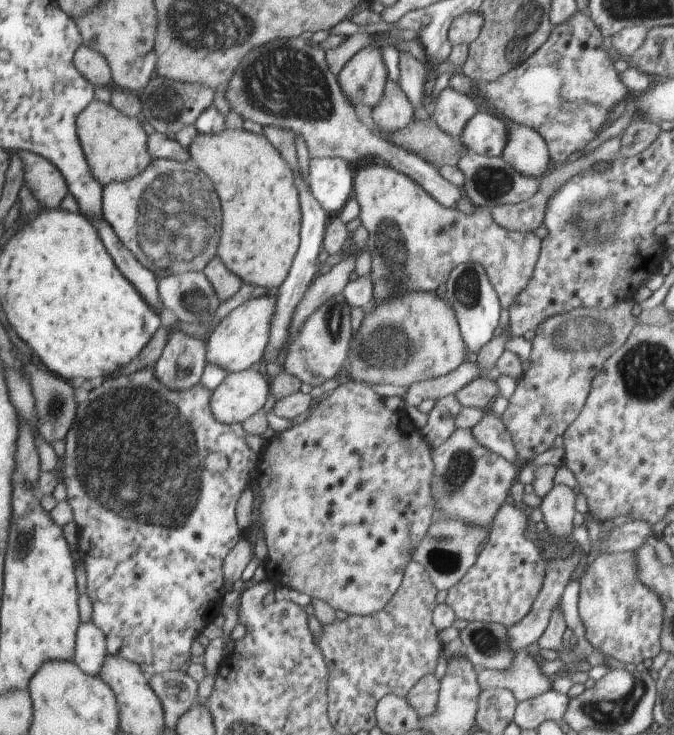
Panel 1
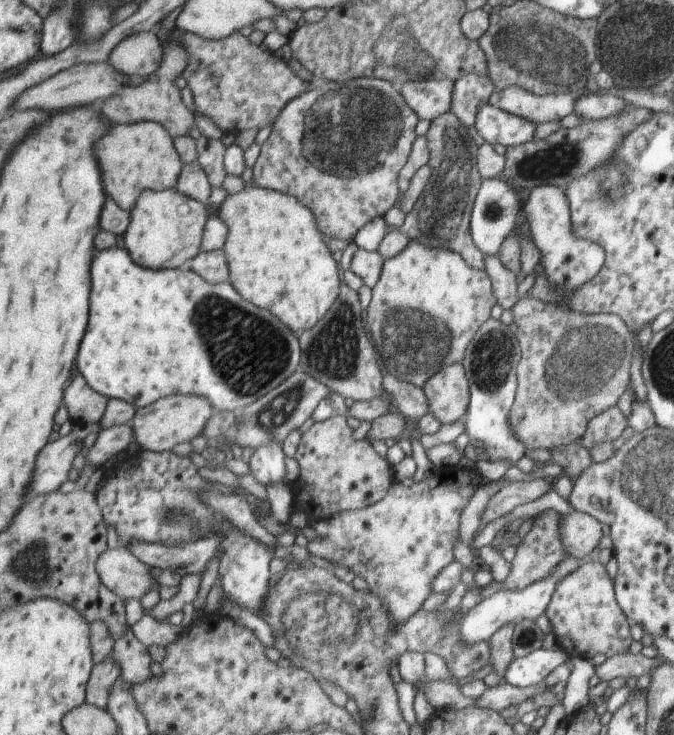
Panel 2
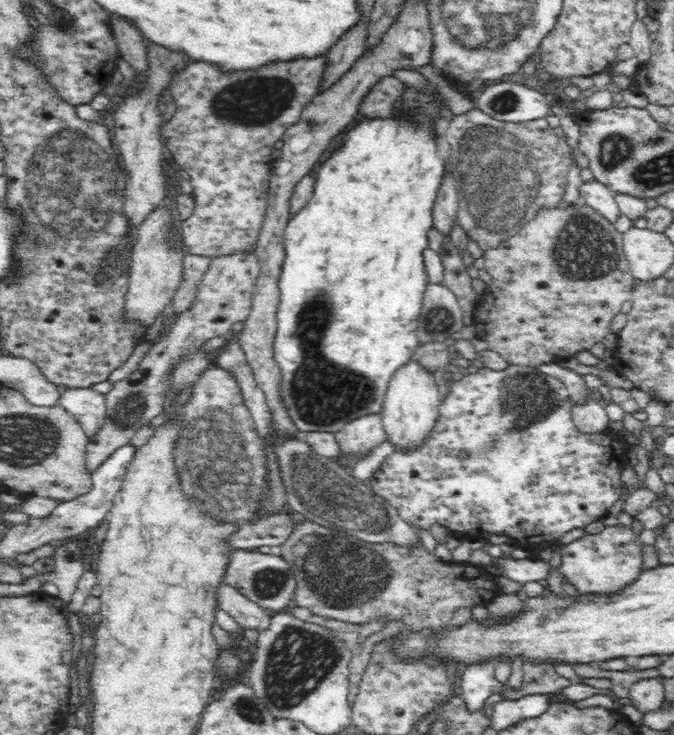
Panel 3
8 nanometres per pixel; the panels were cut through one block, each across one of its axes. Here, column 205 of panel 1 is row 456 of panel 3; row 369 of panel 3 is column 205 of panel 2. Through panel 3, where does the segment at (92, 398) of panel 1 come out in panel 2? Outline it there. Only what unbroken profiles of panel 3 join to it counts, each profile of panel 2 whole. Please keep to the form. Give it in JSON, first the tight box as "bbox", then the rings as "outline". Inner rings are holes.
{"bbox":[96,449,275,612],"outline":[[[142,449],[139,458],[127,460],[114,464],[109,478],[101,489],[96,491],[97,504],[104,511],[105,522],[107,527],[113,526],[119,544],[131,544],[133,540],[139,542],[149,542],[149,544],[166,544],[169,546],[187,546],[197,542],[199,539],[221,538],[221,548],[217,550],[219,570],[218,576],[221,577],[223,591],[239,606],[249,608],[251,611],[263,612],[265,604],[267,604],[267,596],[269,596],[269,564],[275,558],[273,548],[267,548],[265,544],[257,542],[253,538],[253,534],[241,532],[237,530],[229,520],[223,518],[223,514],[215,512],[215,508],[211,508],[209,504],[205,504],[201,500],[201,490],[224,490],[217,482],[209,482],[199,472],[197,466],[193,464],[189,456],[177,456],[169,451],[162,453],[153,452],[151,450]]]}

